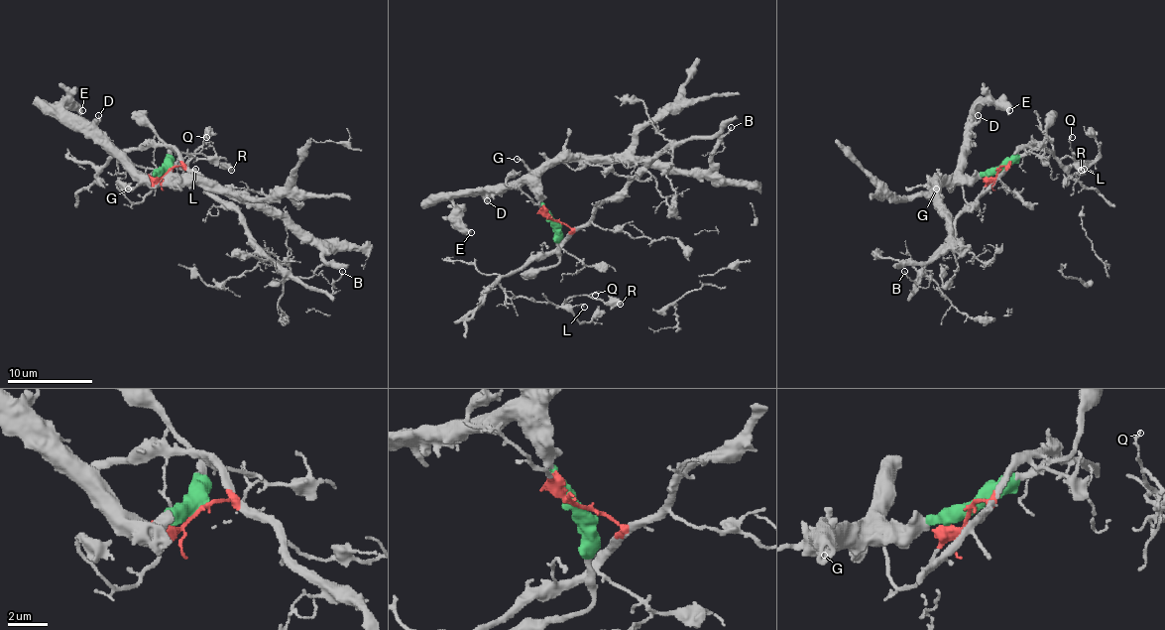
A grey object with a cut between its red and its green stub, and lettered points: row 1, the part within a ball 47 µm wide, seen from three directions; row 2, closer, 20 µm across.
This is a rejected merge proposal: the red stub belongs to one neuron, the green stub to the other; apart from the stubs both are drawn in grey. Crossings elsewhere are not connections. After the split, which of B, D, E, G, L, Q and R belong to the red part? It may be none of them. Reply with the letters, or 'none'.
B, L, Q, R

